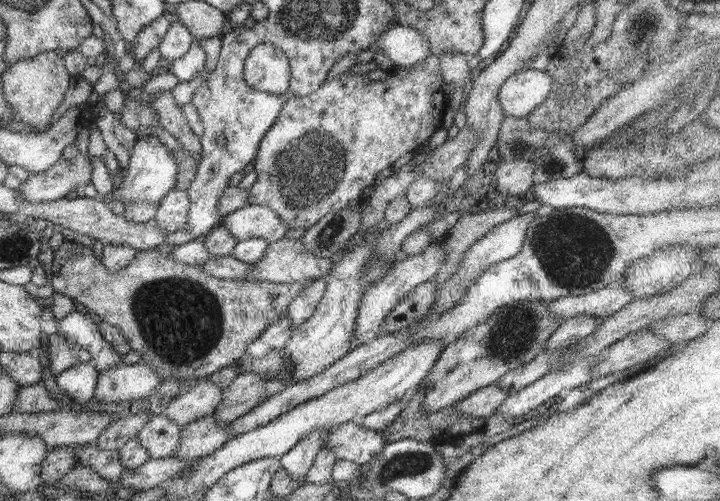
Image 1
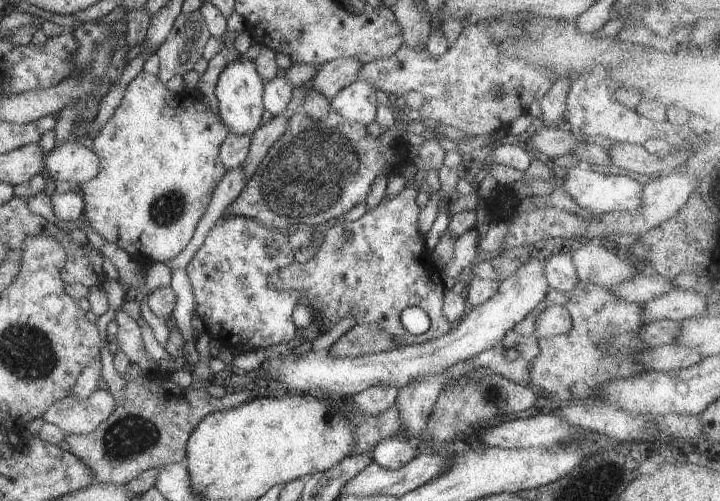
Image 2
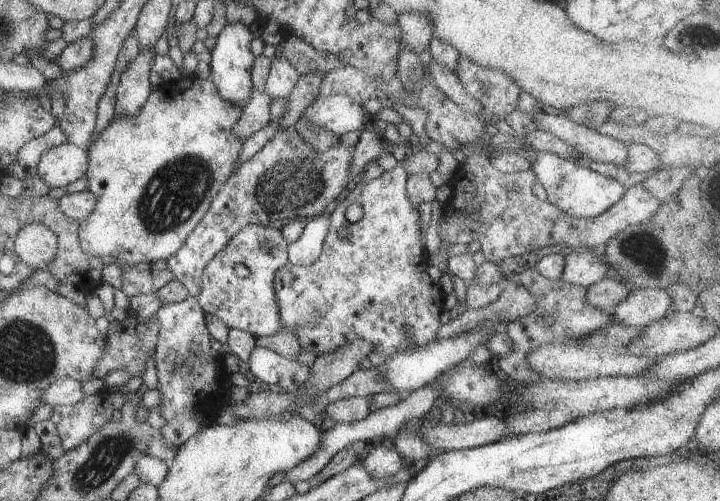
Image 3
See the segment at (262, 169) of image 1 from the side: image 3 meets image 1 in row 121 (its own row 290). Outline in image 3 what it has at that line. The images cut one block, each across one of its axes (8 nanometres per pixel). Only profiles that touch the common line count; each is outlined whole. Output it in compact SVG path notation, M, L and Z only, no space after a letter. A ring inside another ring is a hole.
M400 164L397 168L385 172L371 182L359 183L352 192L346 191L343 194L343 198L340 198L330 210L329 214L329 232L327 233L323 252L320 254L318 260L310 265L292 265L287 263L282 266L276 272L275 279L275 292L276 299L279 305L279 312L281 322L283 325L283 331L293 333L298 336L303 351L313 351L316 356L324 355L333 352L336 348L342 347L344 344L355 341L356 339L366 340L371 343L373 350L369 355L366 364L373 367L380 367L392 354L395 354L399 350L405 350L408 346L425 346L426 343L430 343L437 338L438 330L441 328L440 316L443 310L443 304L445 302L446 295L442 291L439 283L434 283L429 276L427 269L431 264L430 256L427 253L425 244L423 243L423 234L421 233L421 218L416 207L409 198L407 190L408 174L405 168ZM352 204L357 204L362 210L364 210L364 216L360 218L359 222L350 224L346 220L346 211ZM342 226L348 226L352 229L352 235L348 240L341 240L338 237L338 230Z

